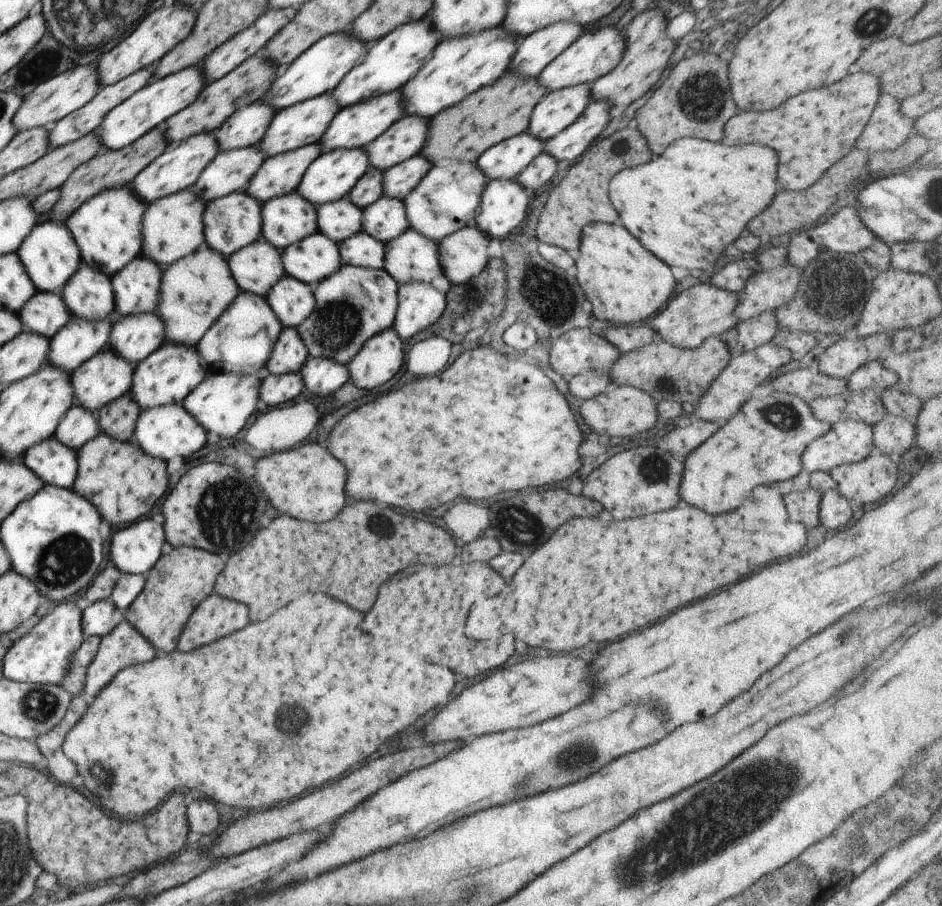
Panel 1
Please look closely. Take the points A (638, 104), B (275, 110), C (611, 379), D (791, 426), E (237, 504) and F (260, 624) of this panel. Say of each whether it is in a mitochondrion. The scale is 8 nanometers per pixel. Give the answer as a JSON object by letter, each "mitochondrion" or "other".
{"A":"other","B":"other","C":"other","D":"mitochondrion","E":"mitochondrion","F":"other"}

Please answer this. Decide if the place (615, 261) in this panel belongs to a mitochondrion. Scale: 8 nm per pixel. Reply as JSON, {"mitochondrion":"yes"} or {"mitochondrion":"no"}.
{"mitochondrion":"no"}

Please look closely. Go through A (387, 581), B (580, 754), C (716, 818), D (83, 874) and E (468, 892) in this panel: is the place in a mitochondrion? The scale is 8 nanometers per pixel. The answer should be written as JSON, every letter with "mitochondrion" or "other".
{"A":"other","B":"mitochondrion","C":"mitochondrion","D":"other","E":"mitochondrion"}

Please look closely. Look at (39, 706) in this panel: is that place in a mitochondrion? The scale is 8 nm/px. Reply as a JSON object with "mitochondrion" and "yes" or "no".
{"mitochondrion":"yes"}

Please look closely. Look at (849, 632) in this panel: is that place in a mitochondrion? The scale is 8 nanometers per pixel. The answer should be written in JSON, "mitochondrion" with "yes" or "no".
{"mitochondrion":"yes"}

